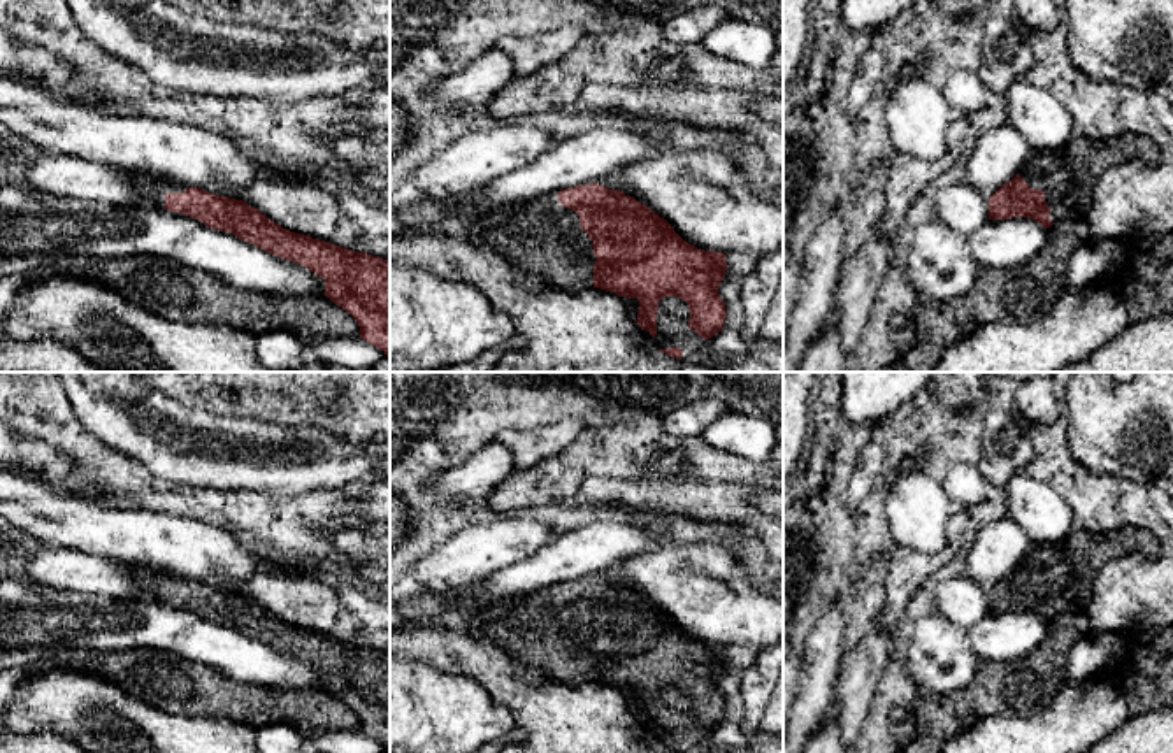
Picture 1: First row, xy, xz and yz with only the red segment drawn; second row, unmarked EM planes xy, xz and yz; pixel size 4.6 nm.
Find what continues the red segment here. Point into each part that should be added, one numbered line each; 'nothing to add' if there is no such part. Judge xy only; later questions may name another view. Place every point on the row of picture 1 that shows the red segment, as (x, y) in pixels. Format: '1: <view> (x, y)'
1: xy (157, 188)

